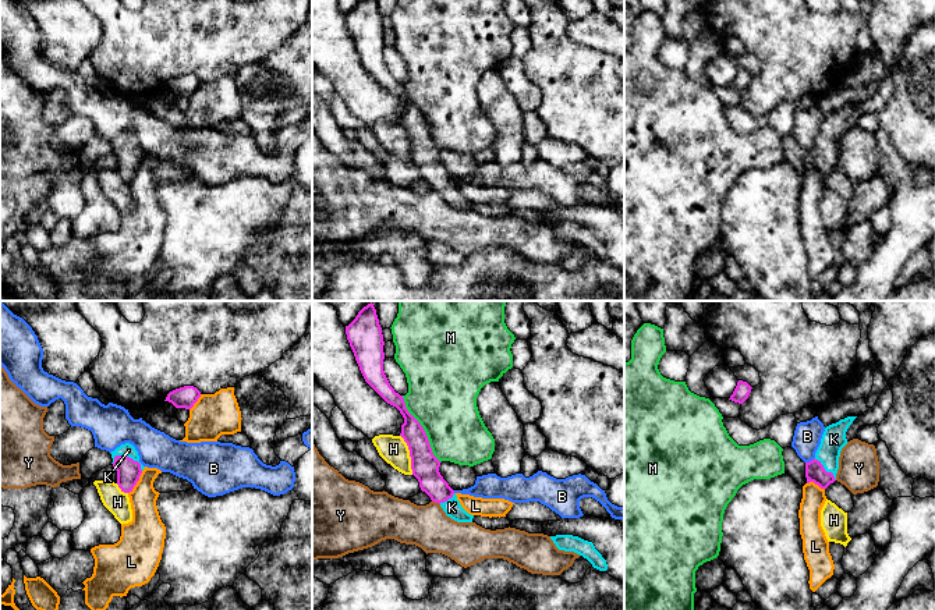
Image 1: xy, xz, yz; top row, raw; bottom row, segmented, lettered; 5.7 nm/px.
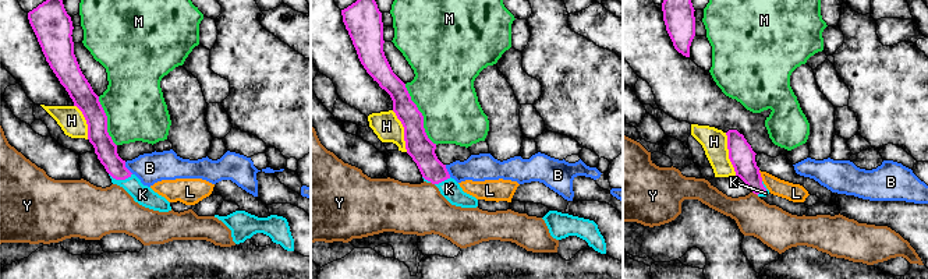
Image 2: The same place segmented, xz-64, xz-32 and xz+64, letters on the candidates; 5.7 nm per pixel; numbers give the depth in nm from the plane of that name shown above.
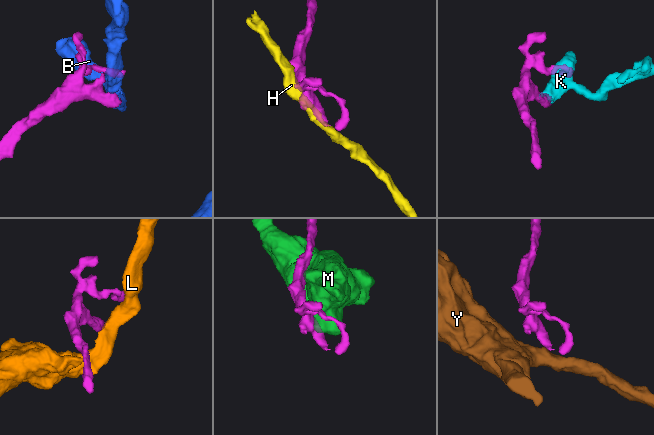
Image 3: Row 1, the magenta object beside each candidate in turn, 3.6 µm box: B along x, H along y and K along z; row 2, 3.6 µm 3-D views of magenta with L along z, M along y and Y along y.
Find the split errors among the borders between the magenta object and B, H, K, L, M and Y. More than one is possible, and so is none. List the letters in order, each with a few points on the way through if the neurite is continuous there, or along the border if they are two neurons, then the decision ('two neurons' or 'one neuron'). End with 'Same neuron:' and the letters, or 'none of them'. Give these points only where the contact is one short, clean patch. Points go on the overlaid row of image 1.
B: border along yz (814, 457), (806, 463); two neurons
H: two neurons
K: runs through xy (128, 471), (128, 457), (128, 450); one neuron
L: two neurons
M: border along xz (402, 396), (407, 411), (422, 428), (431, 451), (441, 461); two neurons
Y: border along xz (432, 500), (439, 504); two neurons
Same neuron: K

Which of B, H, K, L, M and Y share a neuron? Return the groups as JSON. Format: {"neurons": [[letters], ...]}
{"neurons": [["B"], ["H"], ["K"], ["L"], ["M"], ["Y"]]}

